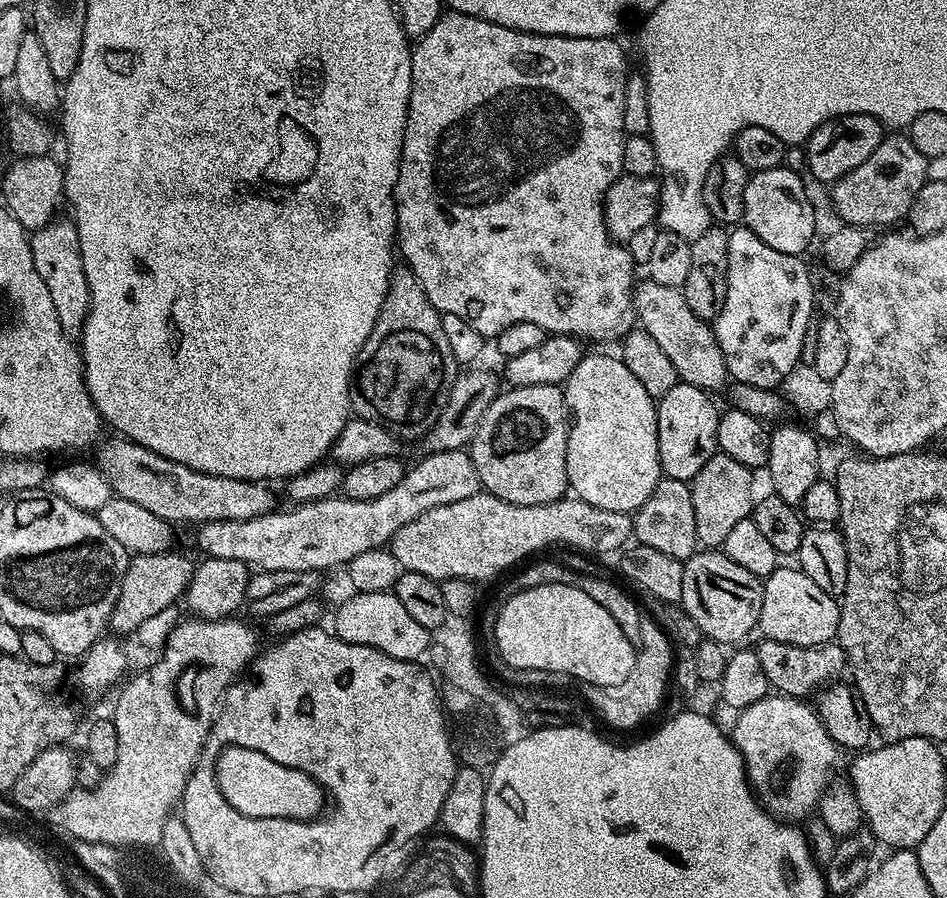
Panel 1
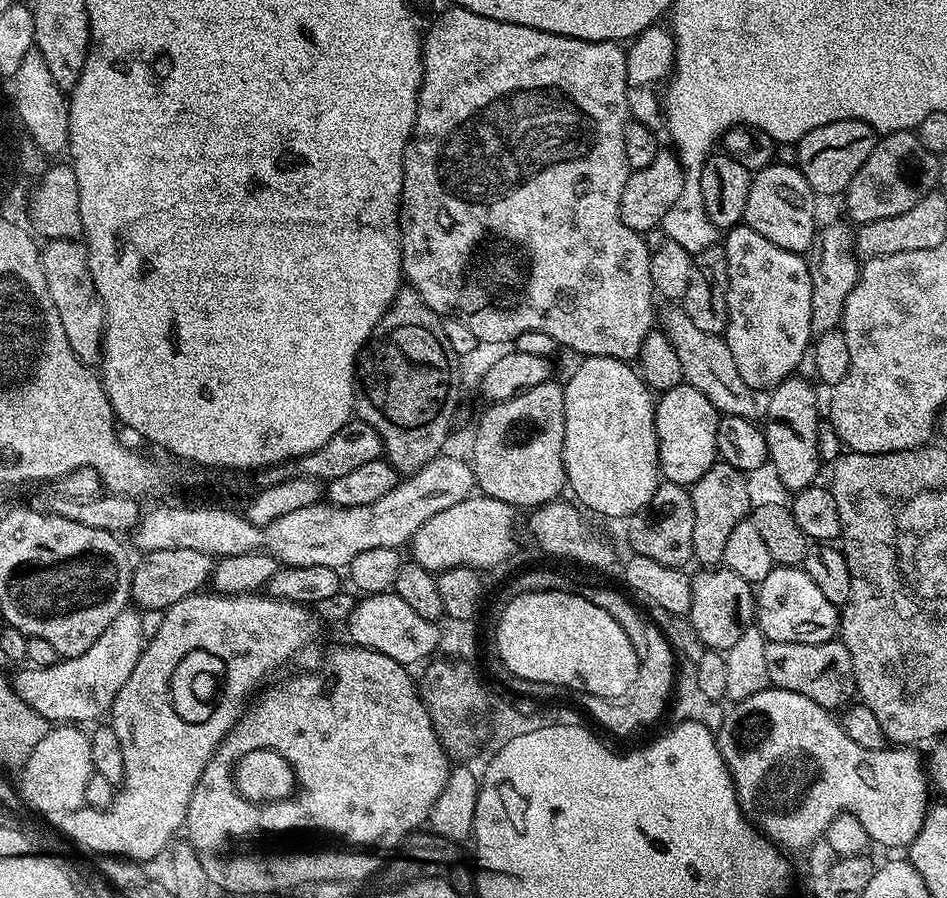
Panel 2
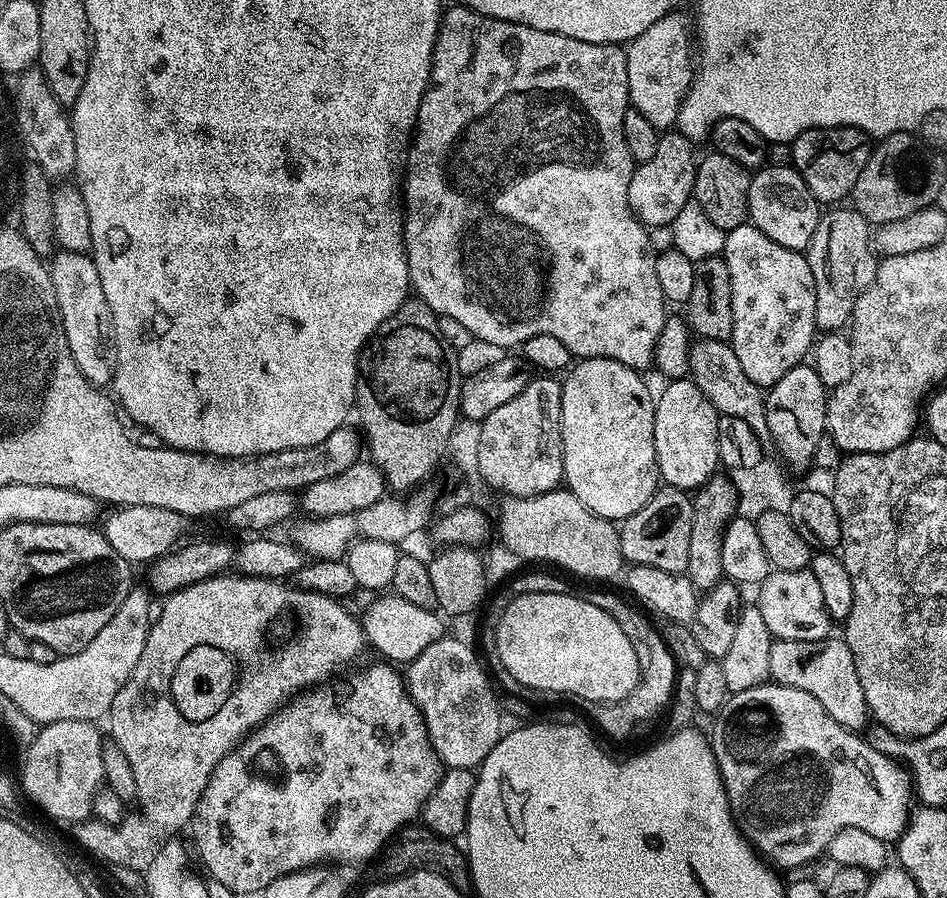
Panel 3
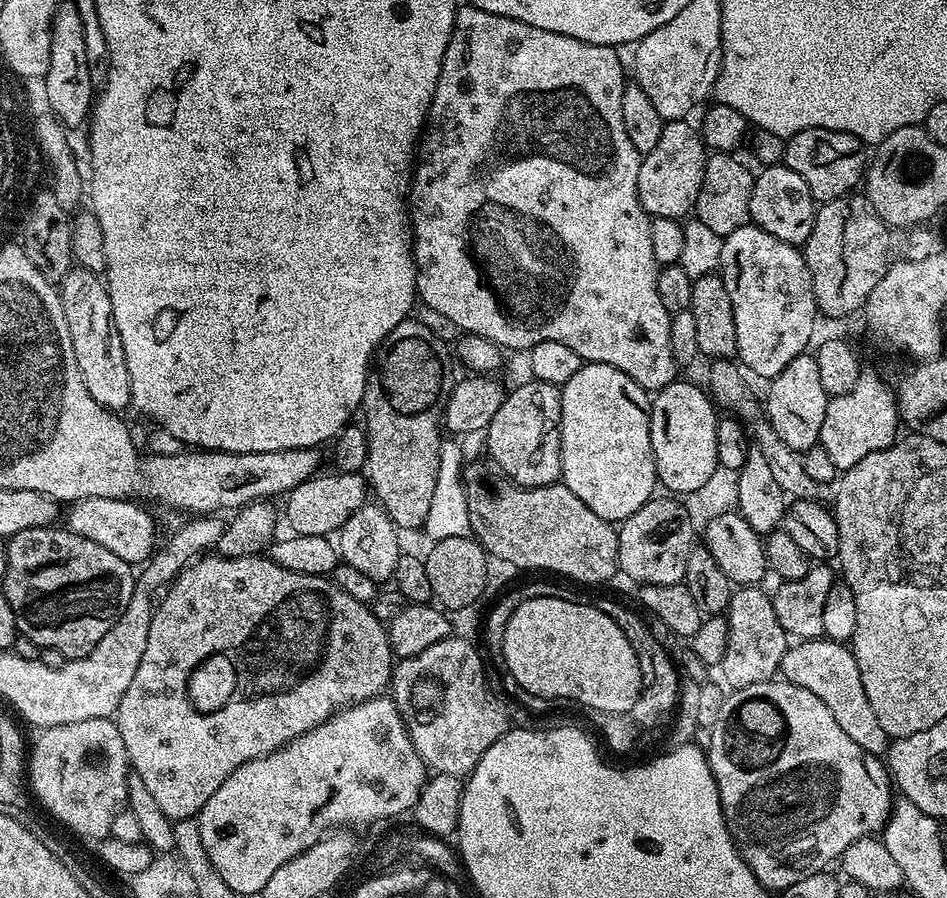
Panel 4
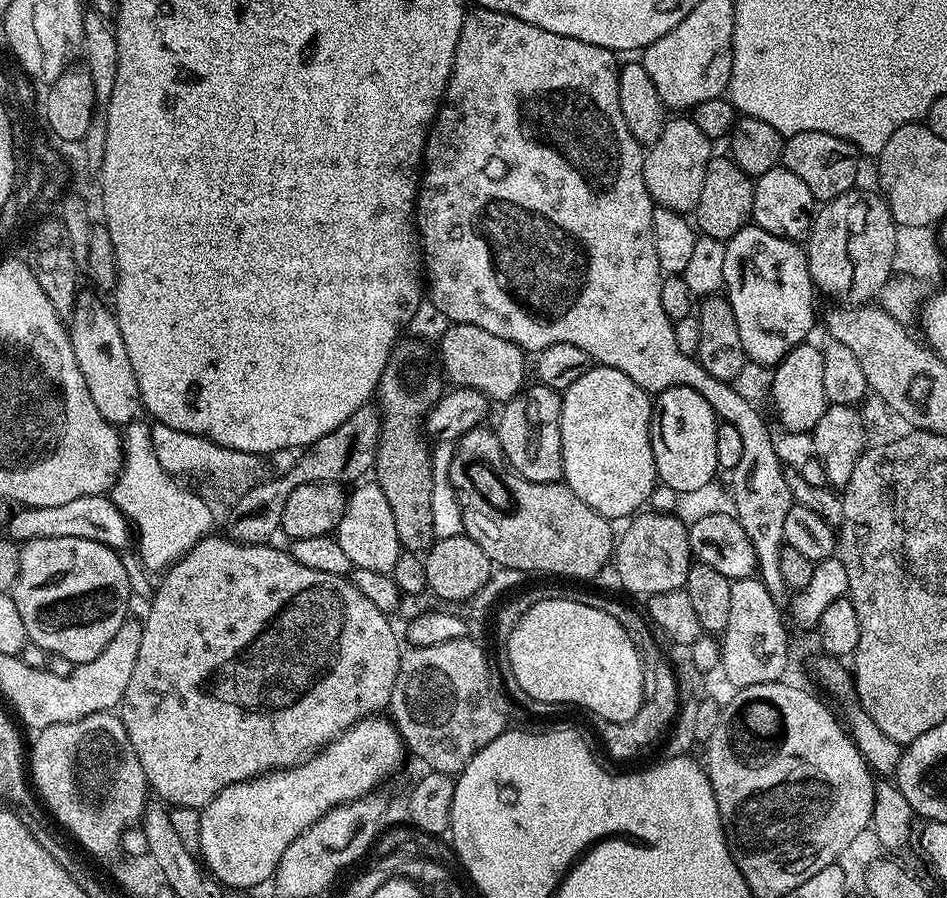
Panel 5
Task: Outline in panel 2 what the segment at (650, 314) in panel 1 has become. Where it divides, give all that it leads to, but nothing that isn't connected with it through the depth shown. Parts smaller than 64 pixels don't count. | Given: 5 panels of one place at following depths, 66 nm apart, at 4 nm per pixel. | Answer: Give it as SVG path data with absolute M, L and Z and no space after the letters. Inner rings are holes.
M672 306L668 313L663 313L662 325L668 340L678 350L678 358L682 361L684 383L694 386L694 390L702 390L706 398L717 412L726 416L741 416L753 419L756 412L757 393L742 382L742 374L738 374L738 365L734 363L734 354L730 354L728 343L720 336L706 334L690 322L690 318L679 307Z

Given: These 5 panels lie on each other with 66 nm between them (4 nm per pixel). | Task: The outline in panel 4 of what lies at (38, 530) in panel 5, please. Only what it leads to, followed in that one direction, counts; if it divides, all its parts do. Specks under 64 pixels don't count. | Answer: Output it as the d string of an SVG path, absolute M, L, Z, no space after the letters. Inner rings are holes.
M86 498L69 503L66 508L68 521L66 527L69 532L78 534L82 538L90 538L90 542L98 542L98 546L106 546L110 554L118 554L126 563L133 566L140 566L150 558L154 550L154 520L144 508L139 508L139 503L131 499L119 500L118 498Z

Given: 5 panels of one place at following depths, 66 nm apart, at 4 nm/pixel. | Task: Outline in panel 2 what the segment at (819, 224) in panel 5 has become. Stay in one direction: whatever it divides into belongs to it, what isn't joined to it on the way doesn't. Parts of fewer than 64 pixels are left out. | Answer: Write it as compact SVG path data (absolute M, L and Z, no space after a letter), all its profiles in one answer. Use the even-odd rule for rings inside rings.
M847 223L844 224L828 224L825 228L823 225L817 231L810 255L807 257L812 283L810 318L813 333L816 334L835 332L841 327L846 298L850 298L850 290L854 290L854 286L860 281L862 264L854 247L854 232L851 227L847 228Z

